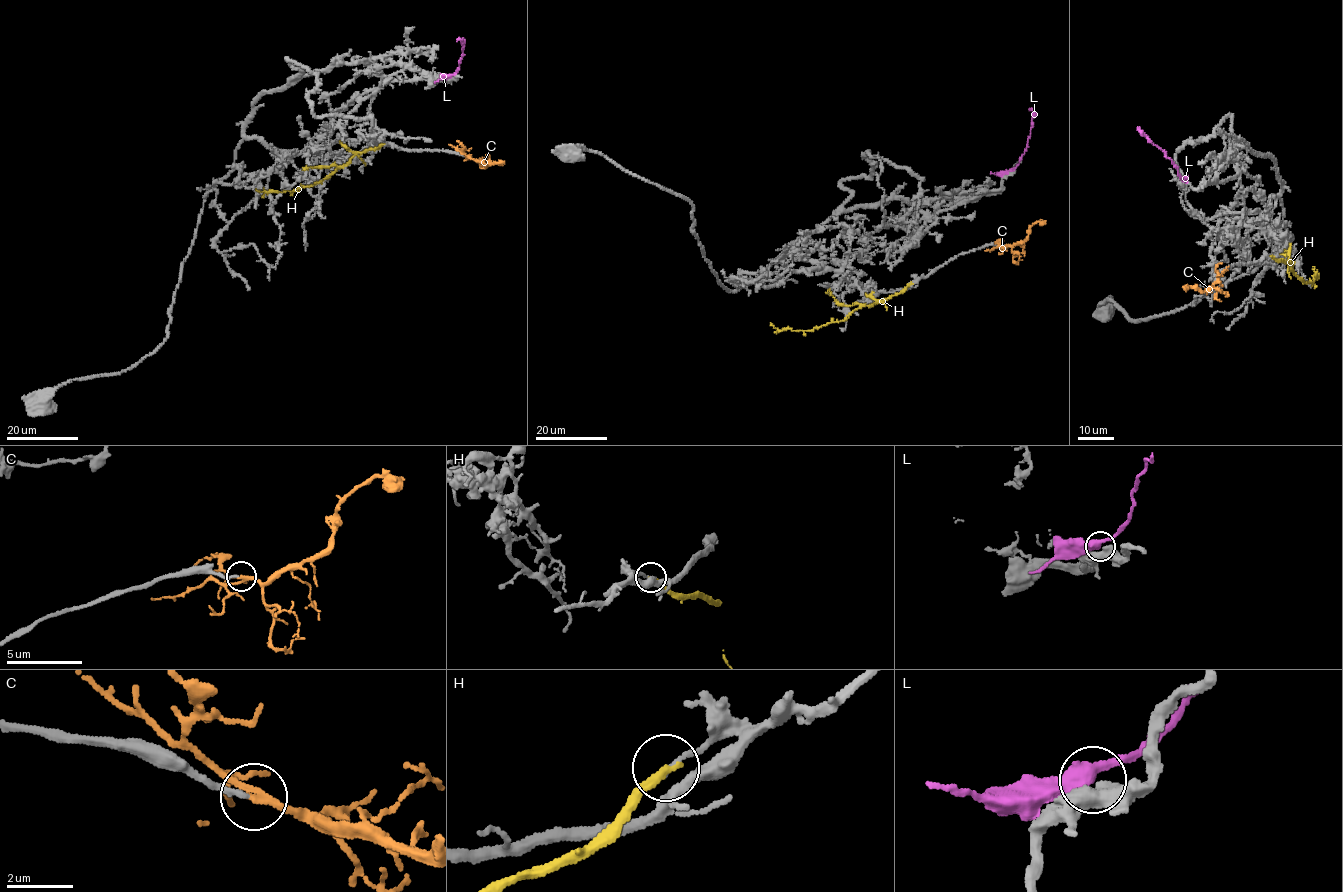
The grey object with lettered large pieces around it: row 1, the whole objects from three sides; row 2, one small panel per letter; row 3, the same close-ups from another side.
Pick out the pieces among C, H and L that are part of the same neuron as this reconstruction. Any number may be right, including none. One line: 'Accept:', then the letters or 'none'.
Accept: C

